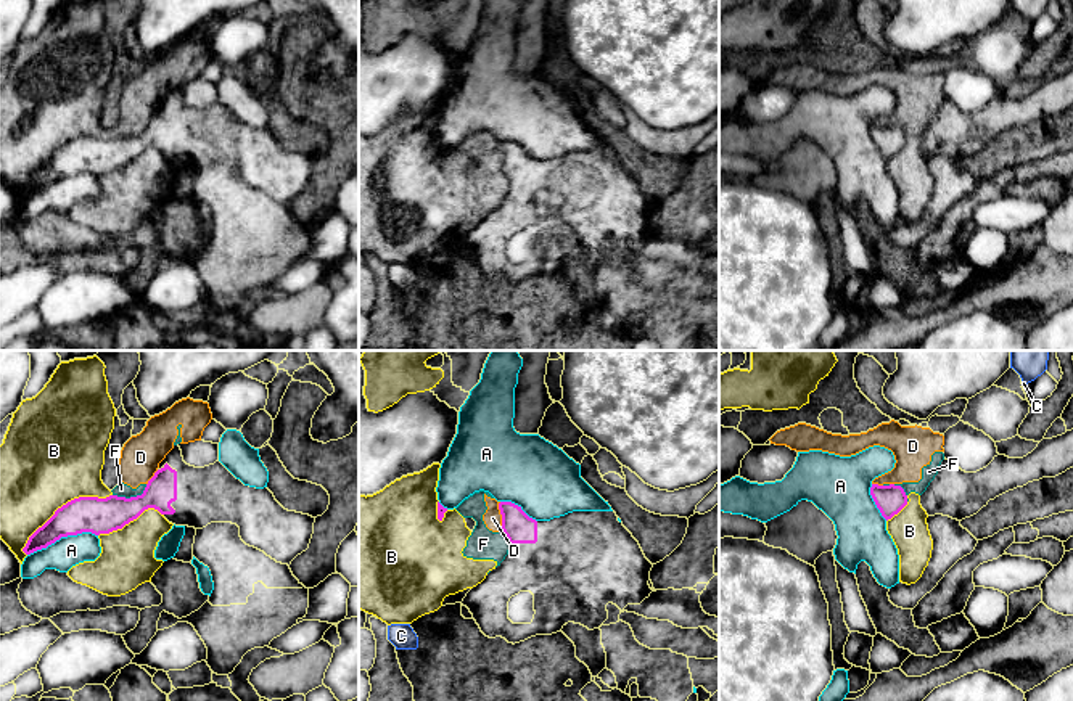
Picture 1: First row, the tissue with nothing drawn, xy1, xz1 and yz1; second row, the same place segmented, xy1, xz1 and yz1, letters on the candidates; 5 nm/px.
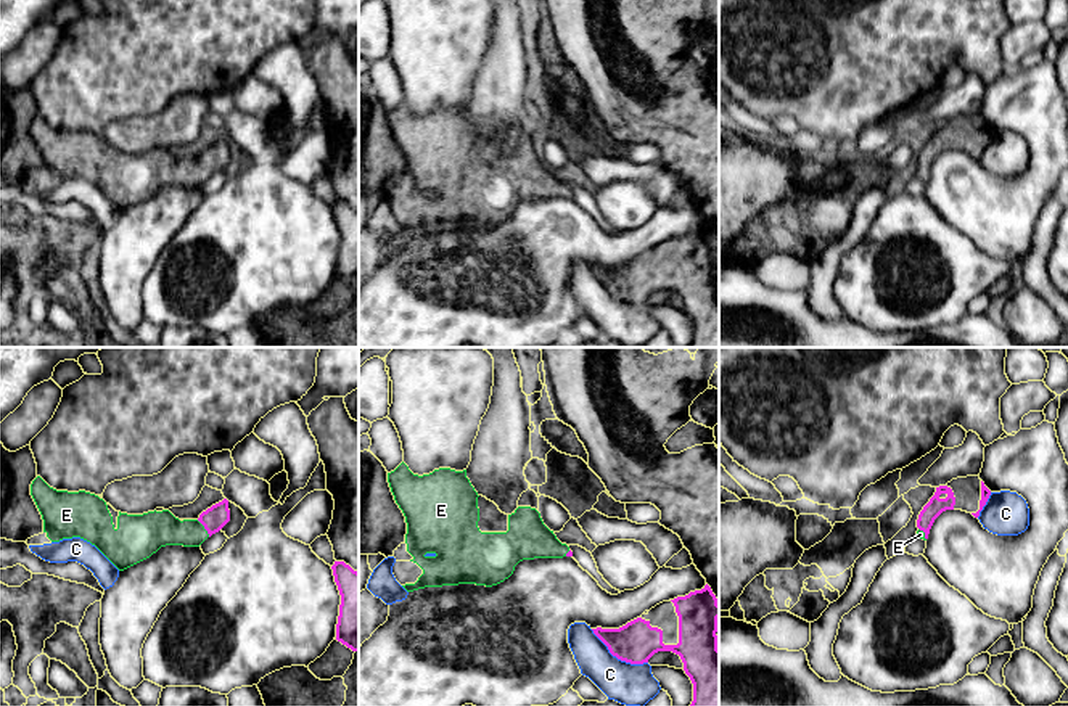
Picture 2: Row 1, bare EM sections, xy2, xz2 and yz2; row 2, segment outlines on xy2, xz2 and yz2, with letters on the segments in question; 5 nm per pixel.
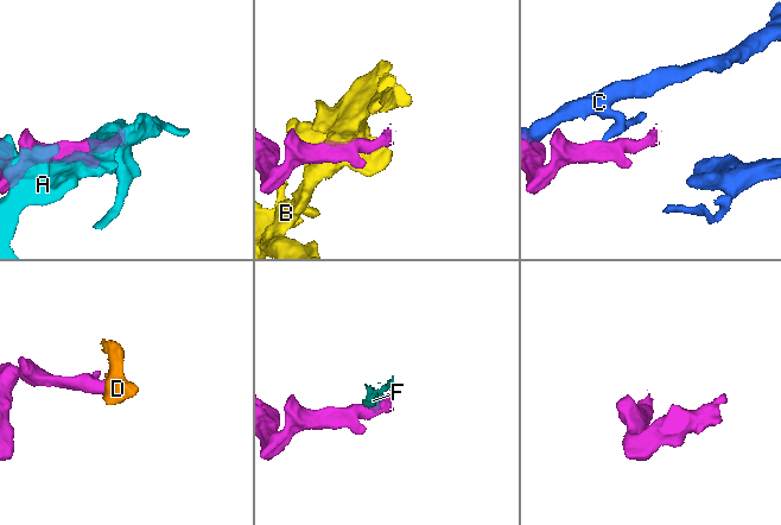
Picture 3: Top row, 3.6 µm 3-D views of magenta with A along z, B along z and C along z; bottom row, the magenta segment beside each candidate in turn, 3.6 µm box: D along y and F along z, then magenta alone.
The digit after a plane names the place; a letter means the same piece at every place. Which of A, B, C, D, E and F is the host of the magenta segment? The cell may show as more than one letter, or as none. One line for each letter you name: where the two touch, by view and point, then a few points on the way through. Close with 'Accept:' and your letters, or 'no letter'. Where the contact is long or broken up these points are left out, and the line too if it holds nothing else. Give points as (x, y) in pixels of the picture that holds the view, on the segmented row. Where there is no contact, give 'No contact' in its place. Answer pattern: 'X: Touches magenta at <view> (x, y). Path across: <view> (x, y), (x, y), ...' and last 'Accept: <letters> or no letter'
E: Touches magenta at xy2 (205, 528). Path across: xy2 (214, 518), (205, 528), (155, 529)
Accept: E

